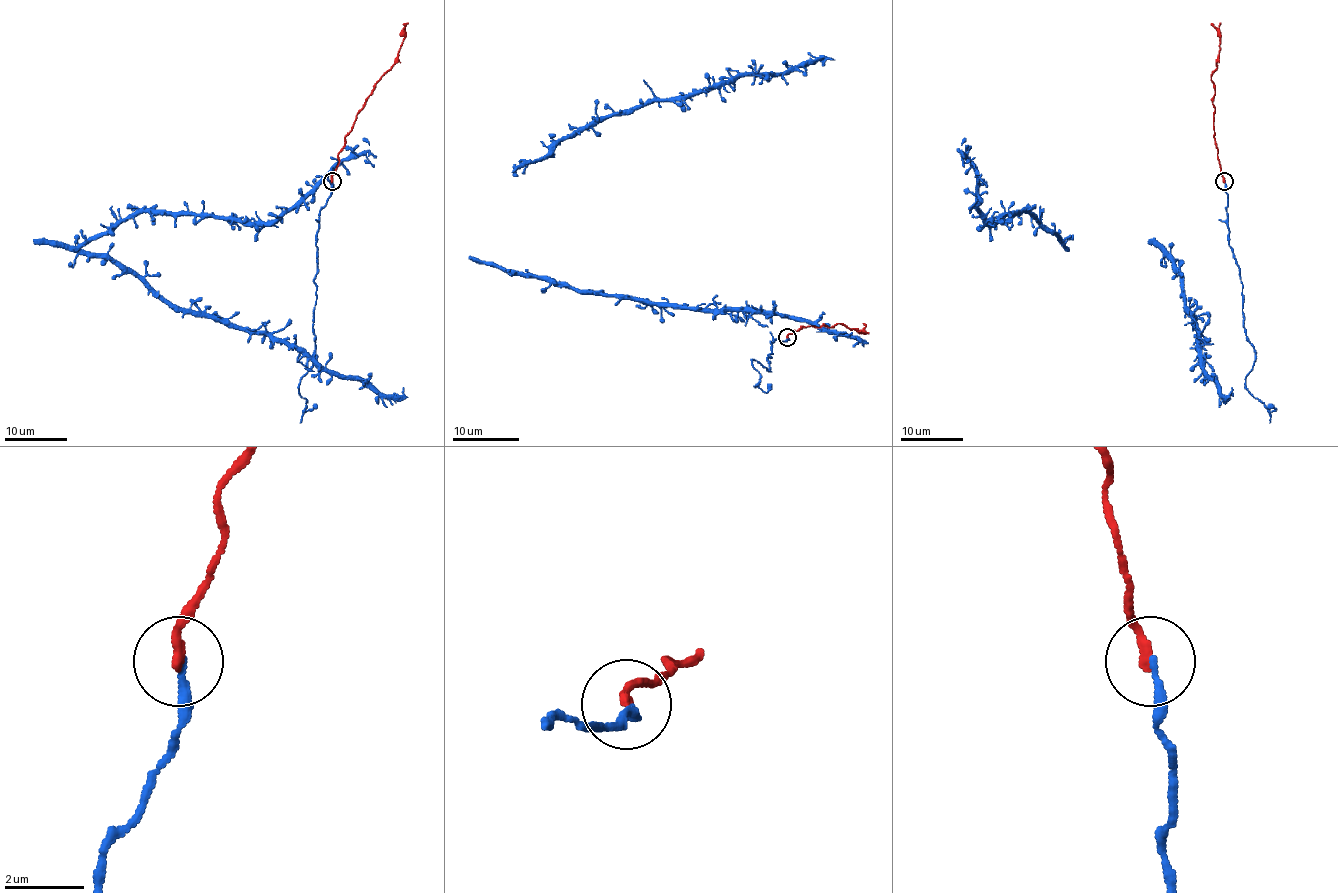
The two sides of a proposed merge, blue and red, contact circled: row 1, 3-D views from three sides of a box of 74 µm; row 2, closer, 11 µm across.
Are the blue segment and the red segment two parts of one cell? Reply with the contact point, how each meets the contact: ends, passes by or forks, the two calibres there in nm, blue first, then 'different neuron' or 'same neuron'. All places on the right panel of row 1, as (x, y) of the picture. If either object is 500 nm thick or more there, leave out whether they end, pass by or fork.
place (1224, 181); blue ends; red ends; calibres 190 and 280 nm; same neuron

